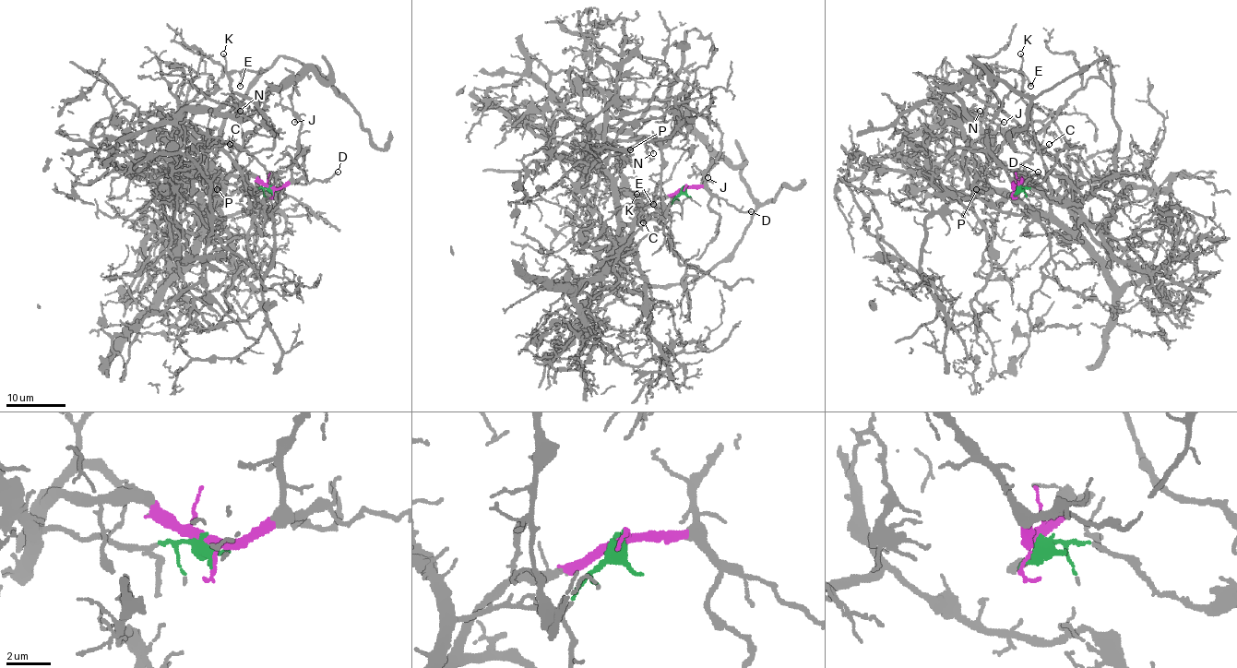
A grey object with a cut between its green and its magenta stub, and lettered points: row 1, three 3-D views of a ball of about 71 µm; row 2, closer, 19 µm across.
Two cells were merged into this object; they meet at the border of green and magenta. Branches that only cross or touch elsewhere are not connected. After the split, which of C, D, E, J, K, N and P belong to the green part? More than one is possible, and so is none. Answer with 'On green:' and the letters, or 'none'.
On green: N, P

